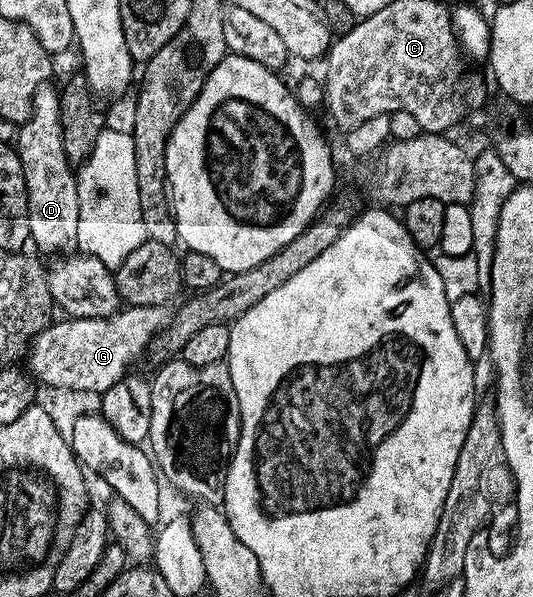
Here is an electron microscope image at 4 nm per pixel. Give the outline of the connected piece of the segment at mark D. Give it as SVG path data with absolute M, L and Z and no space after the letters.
M43 86L34 93L34 98L30 101L30 117L17 129L16 147L20 154L20 162L24 162L24 182L28 190L28 226L33 247L38 247L39 253L70 254L78 248L76 234L76 229L80 227L78 178L75 169L68 162L68 154L64 152L64 134L60 126L60 102L58 101L60 92L57 87L50 87Z

